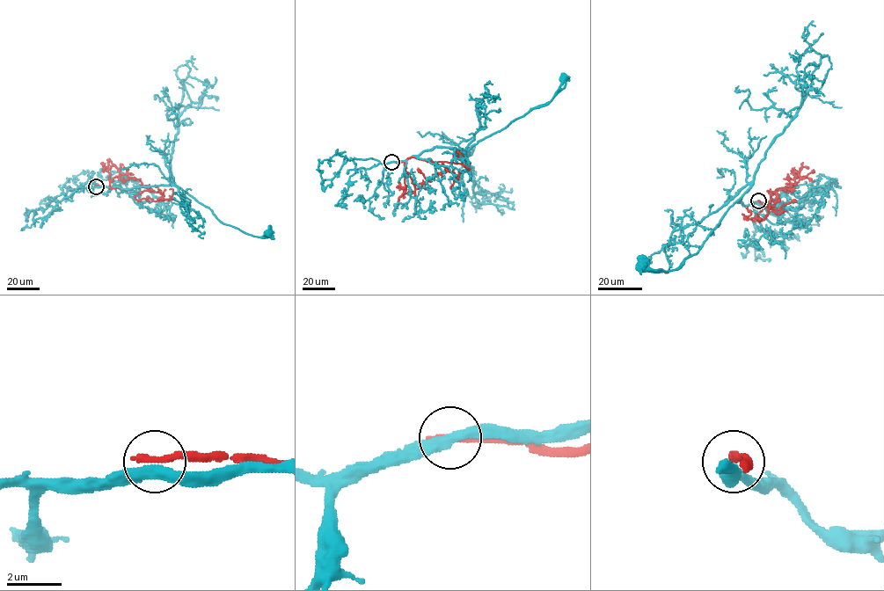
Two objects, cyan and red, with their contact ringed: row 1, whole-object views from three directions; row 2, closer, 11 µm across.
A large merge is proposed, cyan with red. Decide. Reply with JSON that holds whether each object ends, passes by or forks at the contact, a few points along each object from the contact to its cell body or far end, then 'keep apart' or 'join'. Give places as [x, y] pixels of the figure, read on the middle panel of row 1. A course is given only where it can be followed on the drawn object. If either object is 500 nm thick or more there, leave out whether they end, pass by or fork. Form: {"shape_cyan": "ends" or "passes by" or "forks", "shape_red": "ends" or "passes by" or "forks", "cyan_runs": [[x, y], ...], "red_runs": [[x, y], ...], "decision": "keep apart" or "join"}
{"shape_cyan": "passes by", "shape_red": "ends", "cyan_runs": [[391, 162], [405, 161], [435, 147], [468, 150], [533, 109], [547, 103], [563, 78]], "red_runs": [[391, 162], [404, 162], [414, 156], [433, 162], [451, 163], [453, 155], [457, 151], [470, 164]], "decision": "keep apart"}

